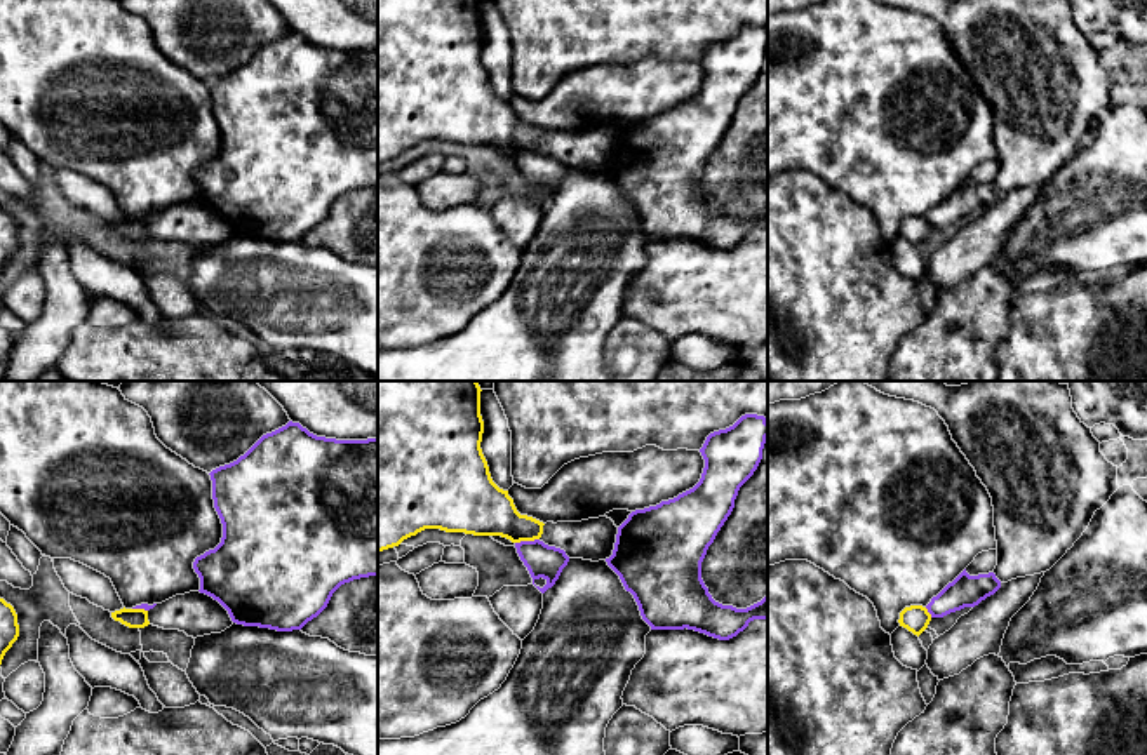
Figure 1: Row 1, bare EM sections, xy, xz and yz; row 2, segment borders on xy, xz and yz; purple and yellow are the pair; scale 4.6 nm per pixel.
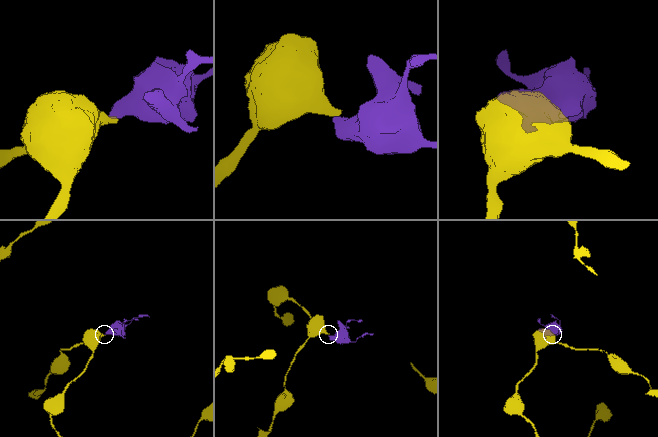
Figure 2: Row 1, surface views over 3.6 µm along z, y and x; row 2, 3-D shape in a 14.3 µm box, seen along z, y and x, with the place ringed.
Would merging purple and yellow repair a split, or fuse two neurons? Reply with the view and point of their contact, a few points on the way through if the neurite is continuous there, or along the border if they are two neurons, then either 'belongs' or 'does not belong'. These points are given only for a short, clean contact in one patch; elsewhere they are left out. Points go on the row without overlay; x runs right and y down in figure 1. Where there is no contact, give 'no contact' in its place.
contact xz (526, 152); border xz (538, 148), (516, 153); does not belong

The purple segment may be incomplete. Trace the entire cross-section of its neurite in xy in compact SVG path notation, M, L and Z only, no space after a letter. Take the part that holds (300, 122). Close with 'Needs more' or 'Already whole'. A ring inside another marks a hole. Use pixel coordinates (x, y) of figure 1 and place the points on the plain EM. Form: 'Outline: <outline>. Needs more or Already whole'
Outline: M289 31L209 85L223 148L214 160L195 169L193 179L200 188L198 202L218 210L233 233L277 242L301 240L327 217L341 195L378 186L378 49L325 49Z. Already whole

